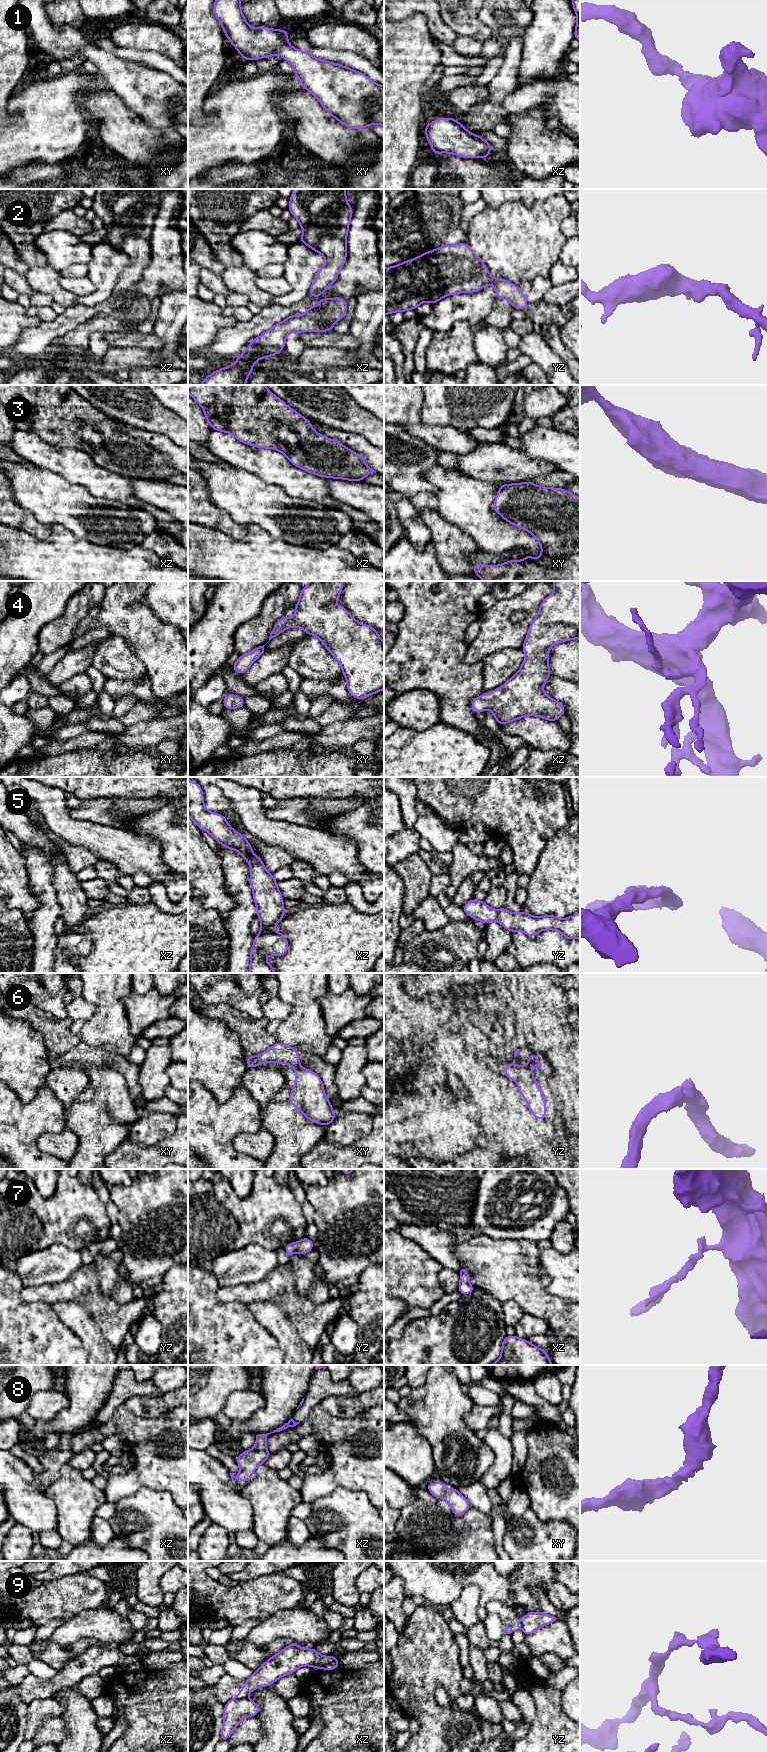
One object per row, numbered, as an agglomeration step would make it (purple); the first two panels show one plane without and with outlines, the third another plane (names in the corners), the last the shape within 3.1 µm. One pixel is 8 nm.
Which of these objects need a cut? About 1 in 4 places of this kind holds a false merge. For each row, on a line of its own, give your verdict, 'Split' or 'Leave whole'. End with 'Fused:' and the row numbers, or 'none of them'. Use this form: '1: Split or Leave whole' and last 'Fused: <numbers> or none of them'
1: Leave whole
2: Leave whole
3: Leave whole
4: Leave whole
5: Leave whole
6: Split
7: Leave whole
8: Leave whole
9: Split
Fused: 6, 9

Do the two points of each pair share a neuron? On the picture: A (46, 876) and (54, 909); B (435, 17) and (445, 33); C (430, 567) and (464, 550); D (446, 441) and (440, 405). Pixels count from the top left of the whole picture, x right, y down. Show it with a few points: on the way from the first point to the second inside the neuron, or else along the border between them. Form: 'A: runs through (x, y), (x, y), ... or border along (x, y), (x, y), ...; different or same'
A: runs through (46, 884), (48, 901); same
B: runs through (435, 21), (441, 29); same
C: border along (430, 543), (433, 546), (439, 565), (444, 570); different
D: border along (420, 422), (425, 425), (450, 425), (466, 431); different

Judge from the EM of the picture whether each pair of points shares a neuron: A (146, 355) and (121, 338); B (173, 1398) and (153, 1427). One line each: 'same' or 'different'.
A: different
B: different

